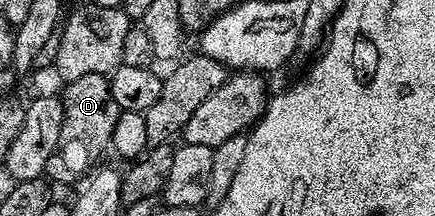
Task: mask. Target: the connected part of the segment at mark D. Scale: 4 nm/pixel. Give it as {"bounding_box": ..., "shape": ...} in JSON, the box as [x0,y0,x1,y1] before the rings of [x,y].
{"bounding_box":[48,74,120,182],"shape":[[[103,74],[80,75],[80,79],[69,82],[60,93],[64,107],[64,123],[60,127],[58,152],[48,170],[55,182],[69,177],[89,174],[99,164],[102,152],[110,149],[112,131],[116,131],[116,119],[120,112],[116,99],[112,99],[110,82]]]}

